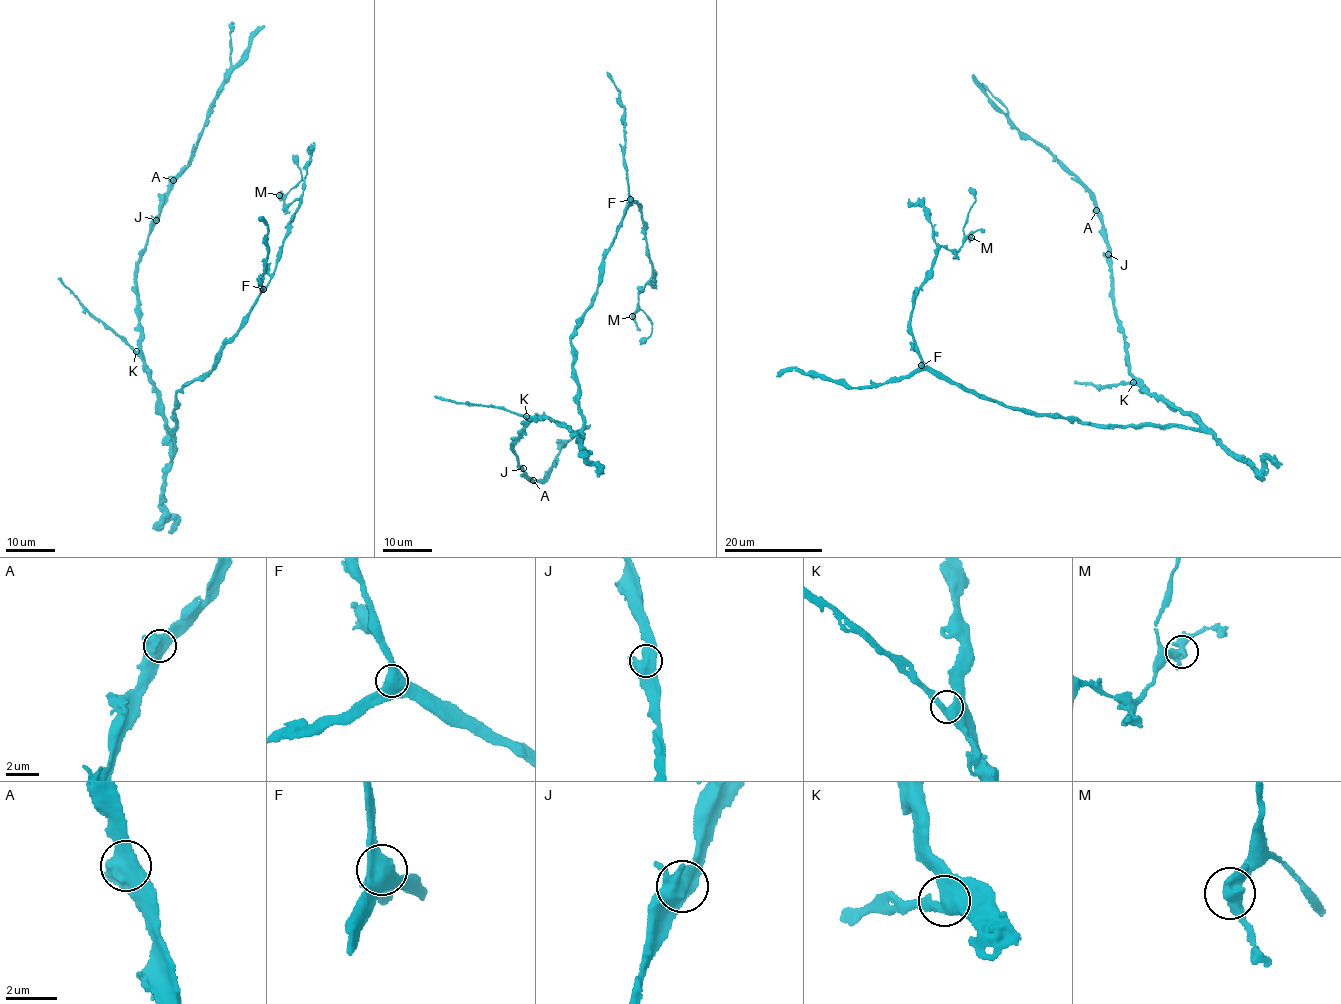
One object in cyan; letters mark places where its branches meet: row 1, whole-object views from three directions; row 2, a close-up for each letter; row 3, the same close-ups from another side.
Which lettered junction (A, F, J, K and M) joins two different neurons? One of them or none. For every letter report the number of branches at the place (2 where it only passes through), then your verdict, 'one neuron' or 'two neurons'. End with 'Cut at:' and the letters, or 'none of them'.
A: 3 branches meet; one neuron
F: 3 branches meet; one neuron
J: 3 branches meet; one neuron
K: 3 branches meet; one neuron
M: 3 branches meet; one neuron
Cut at: none of them

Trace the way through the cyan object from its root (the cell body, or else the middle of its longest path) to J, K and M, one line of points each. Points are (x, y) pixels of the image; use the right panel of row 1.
J: (1174, 426), (1197, 429), (1200, 420), (1150, 394), (1130, 372), (1125, 334), (1112, 294), (1108, 254)
K: (1174, 426), (1197, 429), (1200, 420), (1169, 400), (1150, 394), (1147, 387), (1133, 382)
M: (1174, 426), (1086, 425), (1021, 411), (928, 368), (910, 324), (914, 291), (937, 249), (957, 250), (970, 237)

